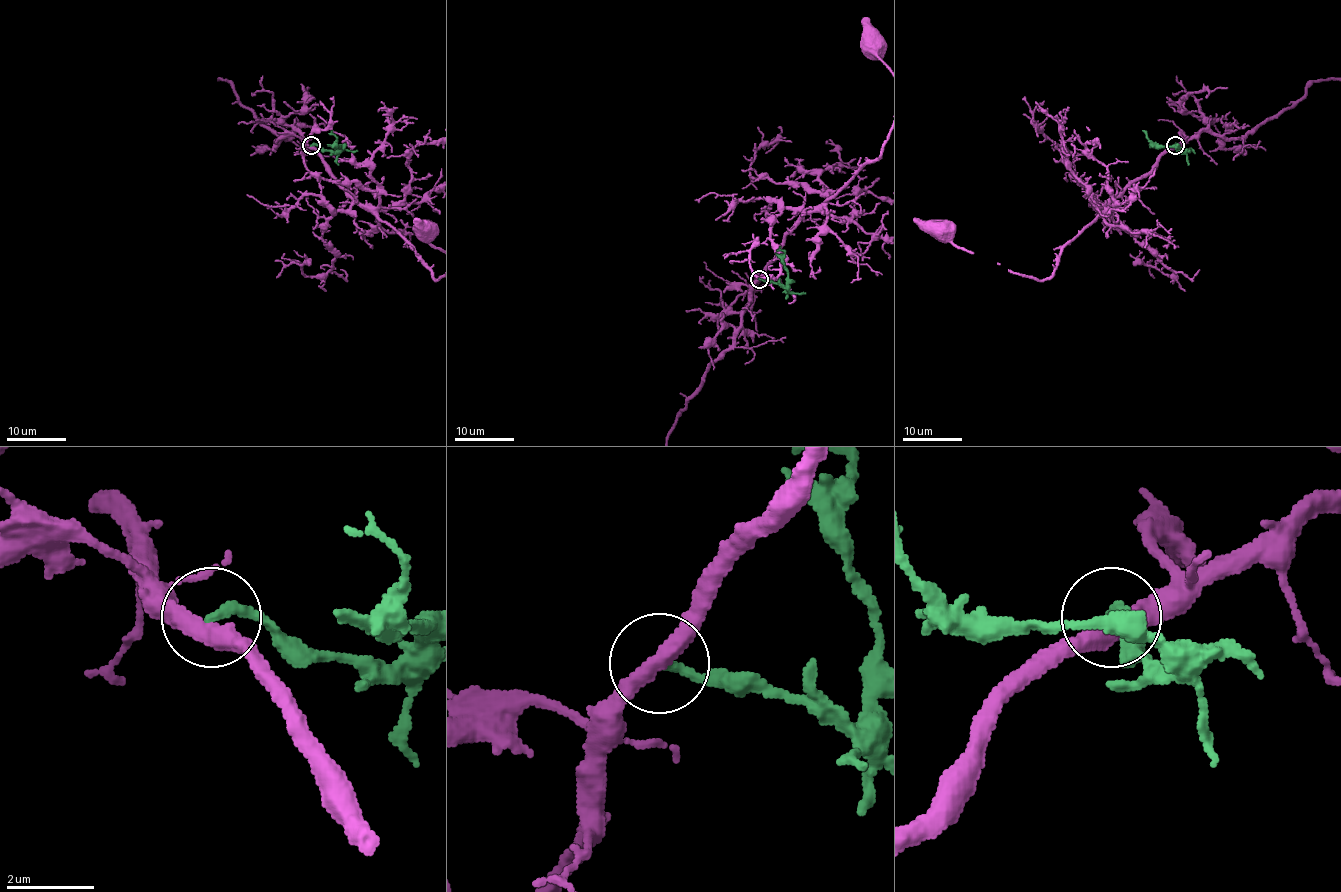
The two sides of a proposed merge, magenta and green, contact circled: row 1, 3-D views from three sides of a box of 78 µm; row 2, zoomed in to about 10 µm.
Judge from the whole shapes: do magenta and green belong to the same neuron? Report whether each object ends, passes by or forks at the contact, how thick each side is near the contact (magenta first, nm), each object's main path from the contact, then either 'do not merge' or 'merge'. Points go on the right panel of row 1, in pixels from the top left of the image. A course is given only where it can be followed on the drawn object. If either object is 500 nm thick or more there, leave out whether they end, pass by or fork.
magenta passes by | green ends | 400/220 nm | magenta via (1175, 146), (1063, 248), (1057, 267), (1045, 279), (1010, 273), (957, 248), (944, 234) | green via (1175, 145), (1181, 149), (1157, 146), (1143, 130) | do not merge

